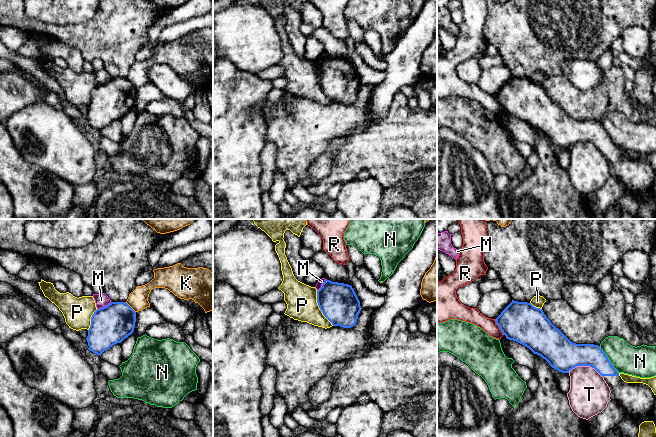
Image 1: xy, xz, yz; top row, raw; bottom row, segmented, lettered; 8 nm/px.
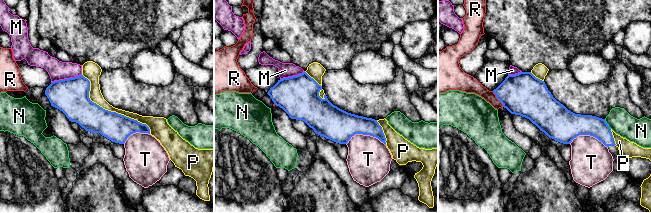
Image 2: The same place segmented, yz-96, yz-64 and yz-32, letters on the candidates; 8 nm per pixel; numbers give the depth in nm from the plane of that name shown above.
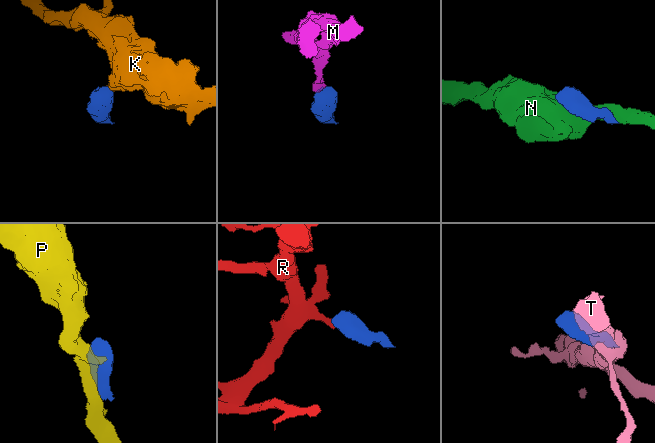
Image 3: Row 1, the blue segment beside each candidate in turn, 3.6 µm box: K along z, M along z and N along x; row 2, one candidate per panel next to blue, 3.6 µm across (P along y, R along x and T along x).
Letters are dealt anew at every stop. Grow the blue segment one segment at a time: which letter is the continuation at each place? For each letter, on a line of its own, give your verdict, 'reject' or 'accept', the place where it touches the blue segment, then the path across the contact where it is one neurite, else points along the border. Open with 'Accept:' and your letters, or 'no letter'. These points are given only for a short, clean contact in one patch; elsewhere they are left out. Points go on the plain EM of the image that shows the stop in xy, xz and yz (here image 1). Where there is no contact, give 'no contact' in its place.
Accept: no letter
K: reject; contact xy (130, 83); border xy (125, 78), (135, 88)
M: reject; contact xy (105, 82); border xy (111, 78), (97, 85)
N: reject; contact yz (609, 136)
P: reject; contact xz (319, 83)
R: reject; contact yz (499, 103); border yz (494, 95), (503, 110)
T: reject; contact yz (586, 141); border yz (568, 147), (577, 142), (591, 142), (603, 153)

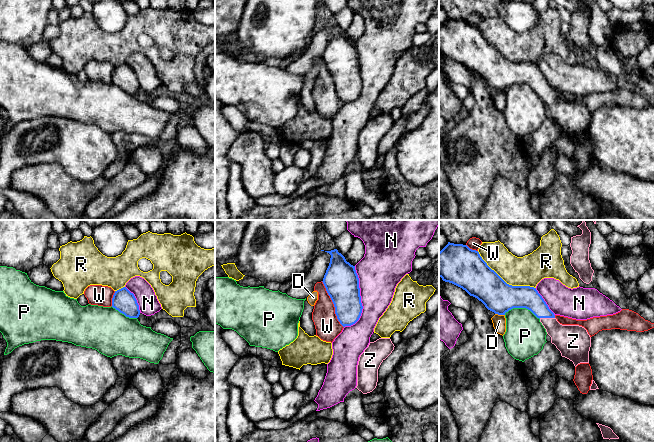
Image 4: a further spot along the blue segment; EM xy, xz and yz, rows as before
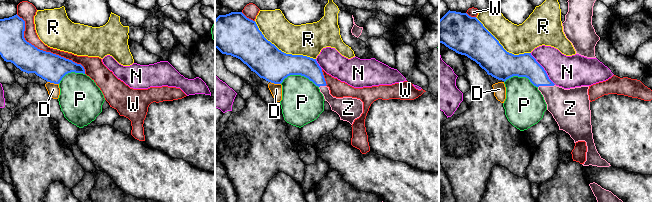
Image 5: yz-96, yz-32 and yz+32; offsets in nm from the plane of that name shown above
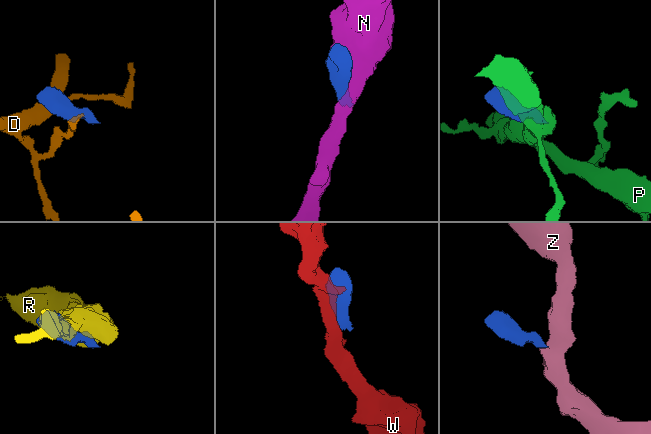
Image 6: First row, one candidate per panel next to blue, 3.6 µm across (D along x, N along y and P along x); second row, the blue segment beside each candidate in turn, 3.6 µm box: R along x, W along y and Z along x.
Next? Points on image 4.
Accept: Z
D: reject; contact yz (500, 90); border yz (495, 89), (504, 91)
N: reject; contact xz (360, 76)
P: reject; contact yz (522, 83); border yz (504, 89), (513, 84), (527, 84), (539, 95)
R: reject; contact yz (504, 57)
W: reject; contact xz (333, 79)
Z: accept; contact yz (546, 93)

